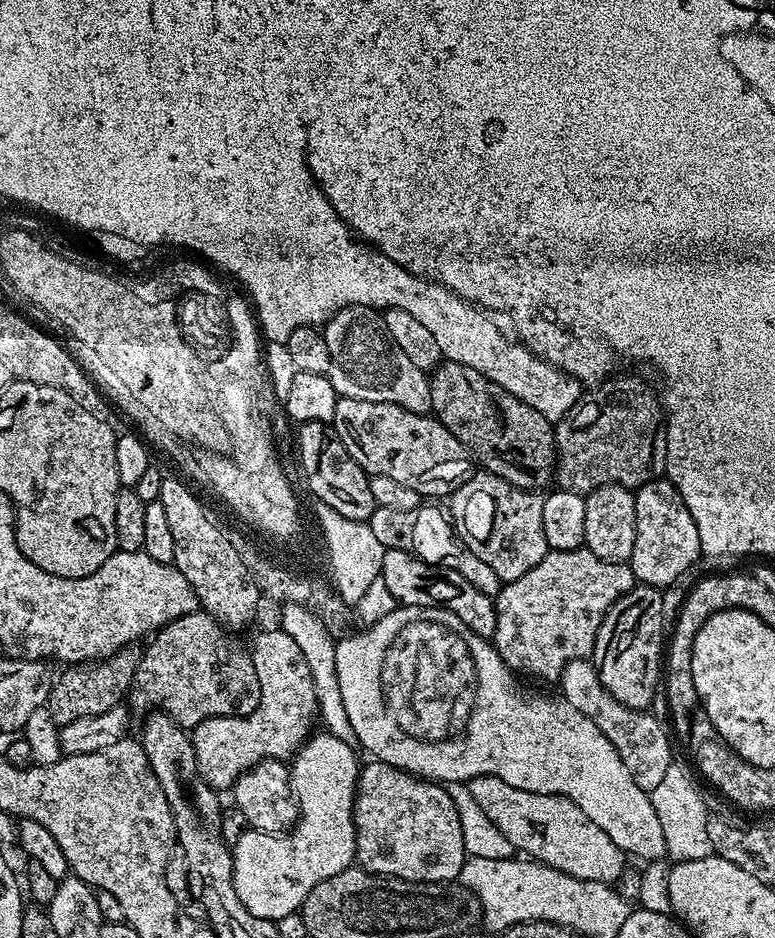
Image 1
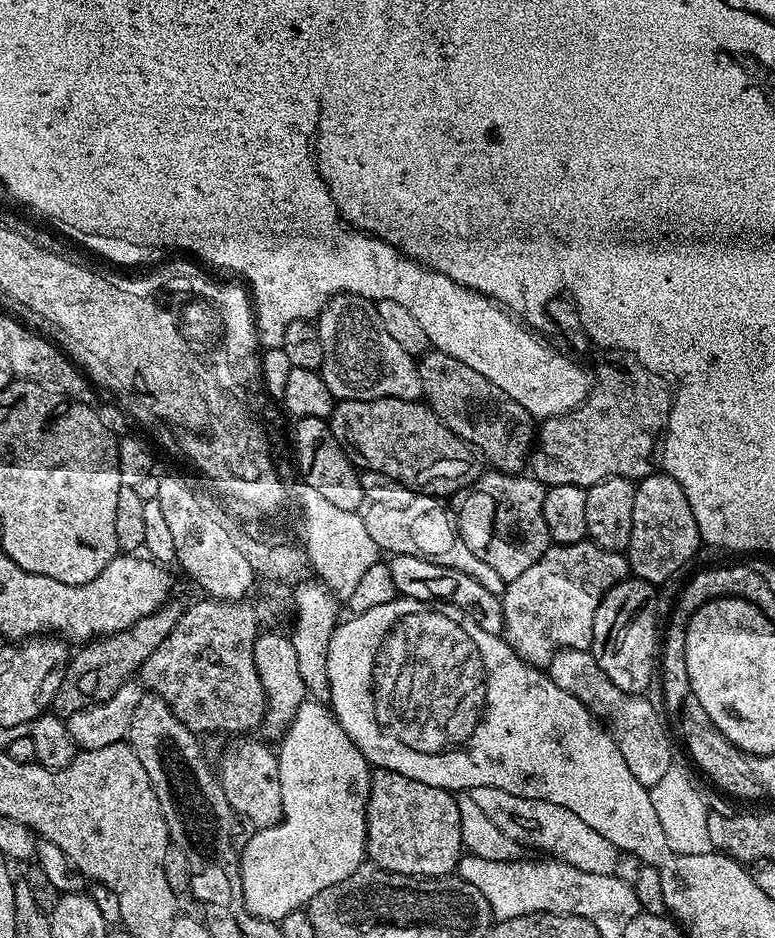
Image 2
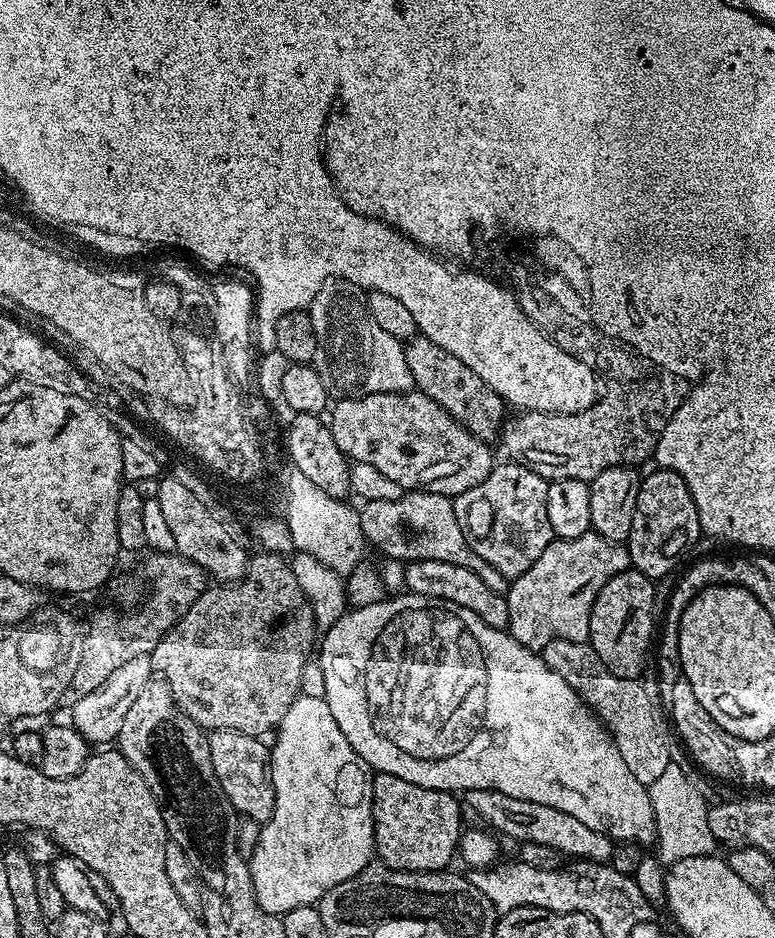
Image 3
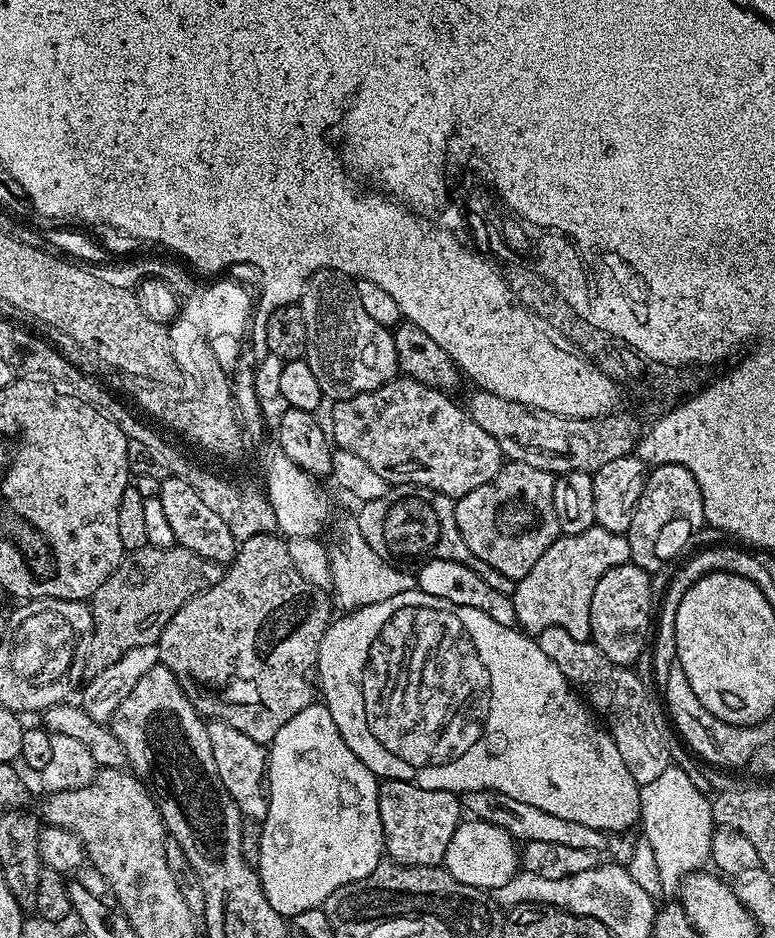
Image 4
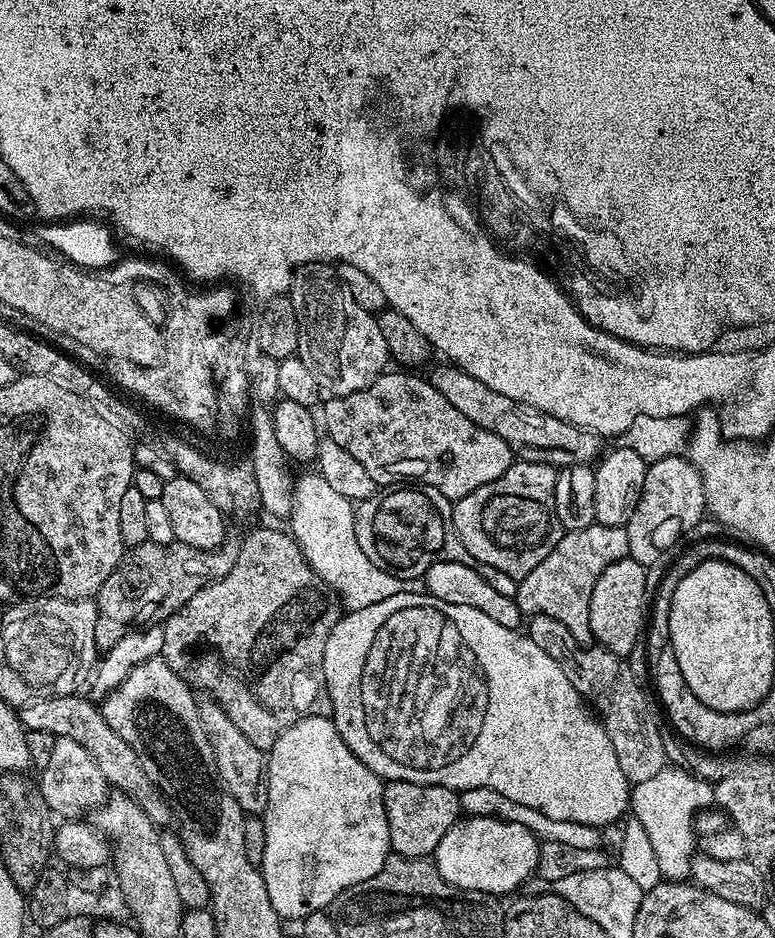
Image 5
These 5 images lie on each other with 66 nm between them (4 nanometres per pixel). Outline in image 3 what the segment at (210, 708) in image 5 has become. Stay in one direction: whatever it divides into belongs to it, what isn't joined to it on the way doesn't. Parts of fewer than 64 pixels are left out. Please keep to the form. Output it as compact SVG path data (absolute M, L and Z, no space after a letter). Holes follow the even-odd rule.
M230 730L213 732L208 736L210 746L210 762L214 762L214 774L218 774L218 782L226 794L226 798L241 817L257 820L261 826L274 814L274 786L272 785L272 766L270 763L269 745L258 736L247 736Z

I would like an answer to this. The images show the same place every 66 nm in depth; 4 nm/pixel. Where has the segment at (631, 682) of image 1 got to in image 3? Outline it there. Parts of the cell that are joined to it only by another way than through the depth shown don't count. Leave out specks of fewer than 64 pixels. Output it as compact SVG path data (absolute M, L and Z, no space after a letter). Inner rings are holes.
M627 568L622 574L614 574L614 578L598 590L598 598L594 598L588 635L591 646L611 672L622 678L637 679L644 664L650 660L650 649L654 644L652 619L657 616L654 580L636 568Z

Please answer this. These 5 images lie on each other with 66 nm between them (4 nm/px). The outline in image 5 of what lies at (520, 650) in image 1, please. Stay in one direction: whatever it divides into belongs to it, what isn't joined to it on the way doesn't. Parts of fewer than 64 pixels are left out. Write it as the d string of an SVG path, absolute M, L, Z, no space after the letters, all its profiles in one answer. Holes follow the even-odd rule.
M592 523L584 529L565 531L563 538L526 574L526 578L518 581L515 601L525 617L549 616L558 618L570 634L585 646L593 643L590 630L590 594L594 594L594 582L598 582L598 574L606 570L614 562L628 556L627 527L606 526Z

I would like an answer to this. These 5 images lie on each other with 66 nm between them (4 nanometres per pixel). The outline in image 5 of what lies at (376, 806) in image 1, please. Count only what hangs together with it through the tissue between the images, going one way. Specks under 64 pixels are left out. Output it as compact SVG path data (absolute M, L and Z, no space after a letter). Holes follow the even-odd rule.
M389 780L384 784L384 805L390 830L390 848L397 856L431 857L438 842L446 838L450 826L454 826L462 816L460 798L455 788L405 780Z

